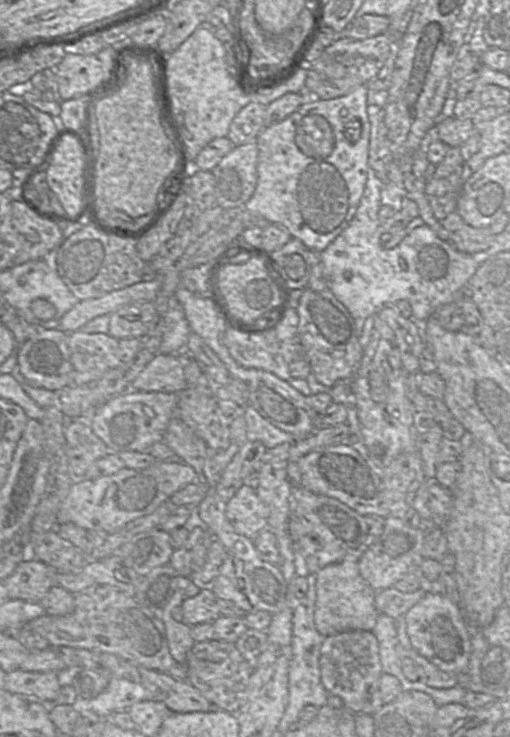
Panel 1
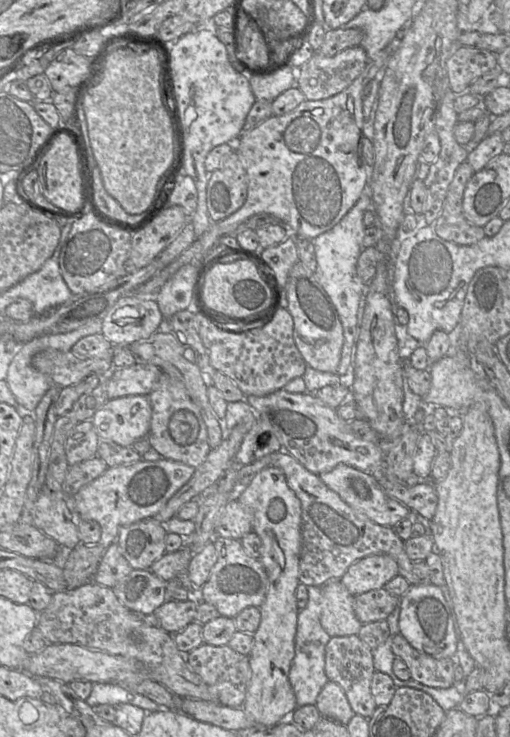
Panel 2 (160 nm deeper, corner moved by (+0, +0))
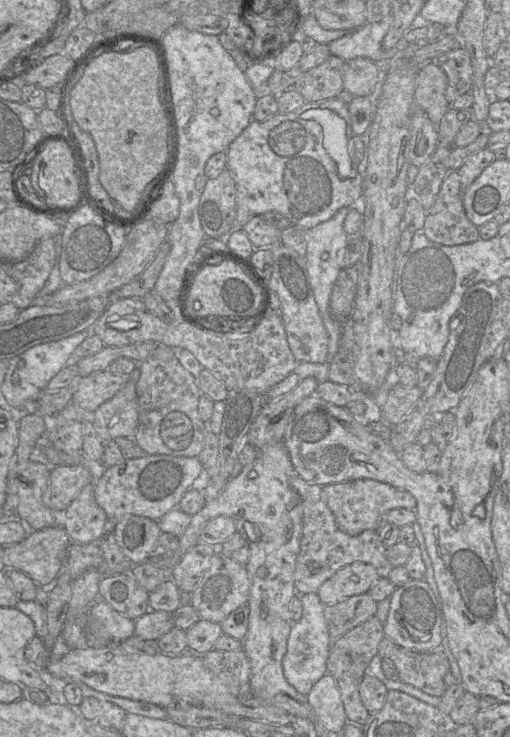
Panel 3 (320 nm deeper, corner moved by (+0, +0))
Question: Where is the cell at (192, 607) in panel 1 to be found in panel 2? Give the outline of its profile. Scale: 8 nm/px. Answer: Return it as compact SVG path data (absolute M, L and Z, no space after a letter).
M191 597L186 601L166 600L153 614L158 618L159 626L163 630L176 634L195 621L199 602Z

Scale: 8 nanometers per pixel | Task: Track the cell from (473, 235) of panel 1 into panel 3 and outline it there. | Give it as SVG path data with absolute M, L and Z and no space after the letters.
M451 171L444 179L432 207L426 211L423 233L432 242L455 246L479 239L479 228L466 217L460 176Z

